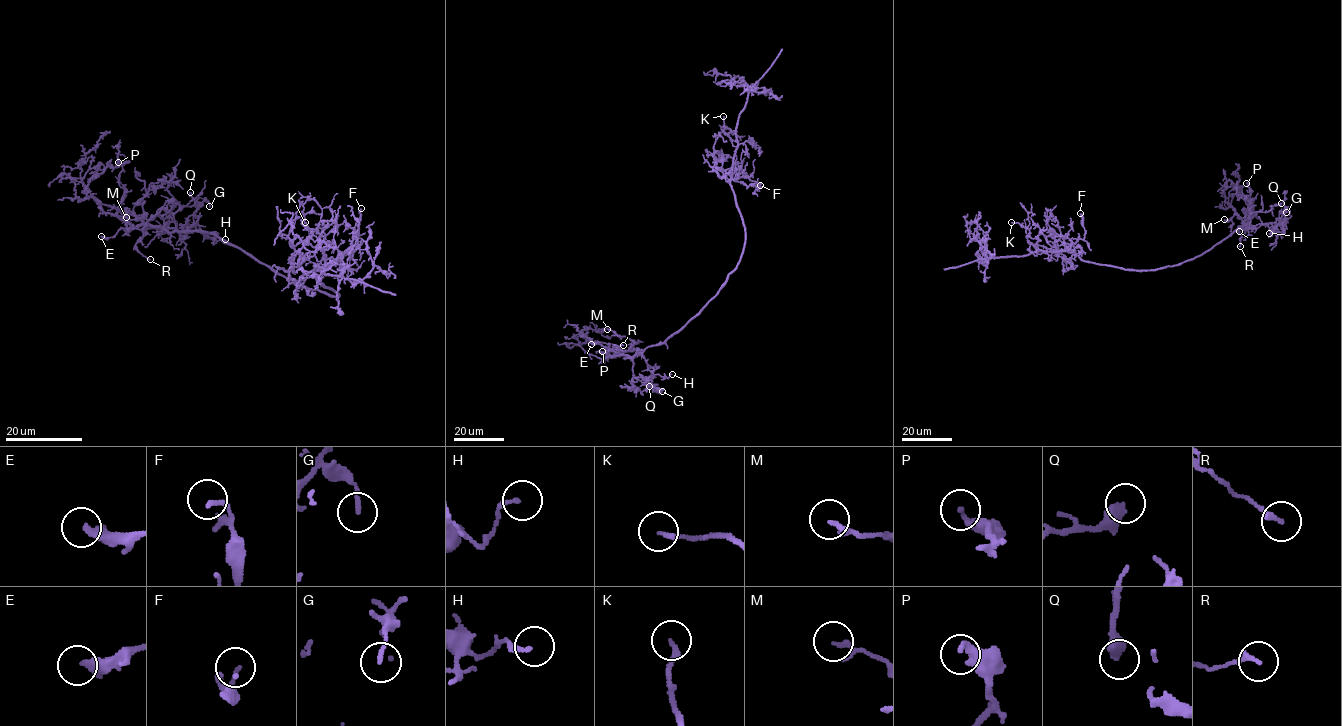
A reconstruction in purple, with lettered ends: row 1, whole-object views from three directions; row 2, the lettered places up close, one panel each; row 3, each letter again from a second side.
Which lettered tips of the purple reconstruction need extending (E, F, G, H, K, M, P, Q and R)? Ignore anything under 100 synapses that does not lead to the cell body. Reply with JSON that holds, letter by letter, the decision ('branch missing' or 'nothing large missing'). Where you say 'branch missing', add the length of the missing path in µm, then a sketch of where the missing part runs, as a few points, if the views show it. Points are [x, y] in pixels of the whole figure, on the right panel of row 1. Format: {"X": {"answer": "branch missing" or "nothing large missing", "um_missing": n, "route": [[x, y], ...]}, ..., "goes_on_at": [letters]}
{"E": {"answer": "nothing large missing"}, "F": {"answer": "nothing large missing"}, "G": {"answer": "nothing large missing"}, "H": {"answer": "nothing large missing"}, "K": {"answer": "nothing large missing"}, "M": {"answer": "nothing large missing"}, "P": {"answer": "nothing large missing"}, "Q": {"answer": "nothing large missing"}, "R": {"answer": "nothing large missing"}, "goes_on_at": []}

